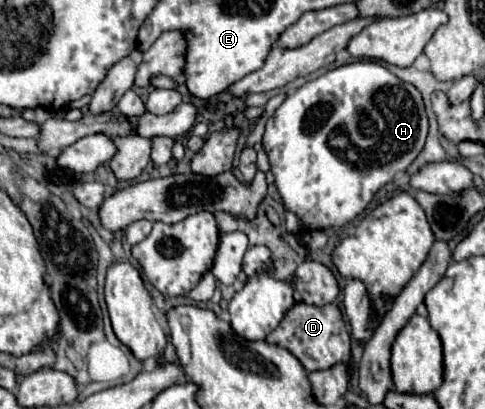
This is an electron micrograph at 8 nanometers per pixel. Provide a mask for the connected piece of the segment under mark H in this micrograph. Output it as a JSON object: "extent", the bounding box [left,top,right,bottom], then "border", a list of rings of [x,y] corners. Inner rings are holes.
{"extent":[263,61,427,229],"border":[[[357,61],[335,67],[287,95],[267,121],[263,149],[267,151],[283,205],[289,211],[295,211],[307,229],[335,229],[355,219],[395,173],[405,171],[411,165],[423,149],[425,137],[427,115],[421,93],[383,65]]]}

